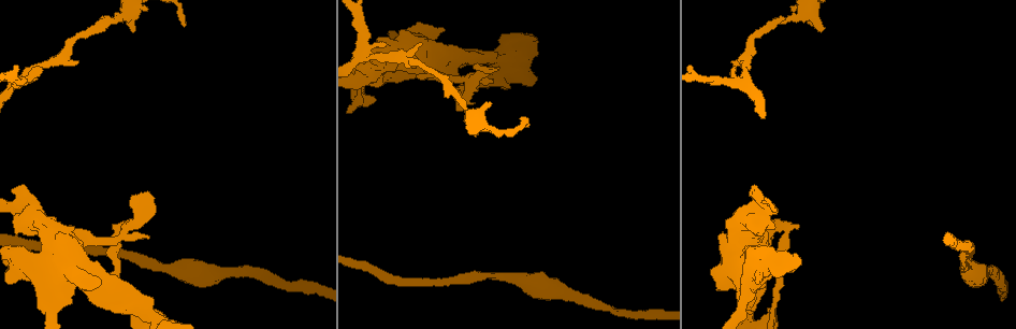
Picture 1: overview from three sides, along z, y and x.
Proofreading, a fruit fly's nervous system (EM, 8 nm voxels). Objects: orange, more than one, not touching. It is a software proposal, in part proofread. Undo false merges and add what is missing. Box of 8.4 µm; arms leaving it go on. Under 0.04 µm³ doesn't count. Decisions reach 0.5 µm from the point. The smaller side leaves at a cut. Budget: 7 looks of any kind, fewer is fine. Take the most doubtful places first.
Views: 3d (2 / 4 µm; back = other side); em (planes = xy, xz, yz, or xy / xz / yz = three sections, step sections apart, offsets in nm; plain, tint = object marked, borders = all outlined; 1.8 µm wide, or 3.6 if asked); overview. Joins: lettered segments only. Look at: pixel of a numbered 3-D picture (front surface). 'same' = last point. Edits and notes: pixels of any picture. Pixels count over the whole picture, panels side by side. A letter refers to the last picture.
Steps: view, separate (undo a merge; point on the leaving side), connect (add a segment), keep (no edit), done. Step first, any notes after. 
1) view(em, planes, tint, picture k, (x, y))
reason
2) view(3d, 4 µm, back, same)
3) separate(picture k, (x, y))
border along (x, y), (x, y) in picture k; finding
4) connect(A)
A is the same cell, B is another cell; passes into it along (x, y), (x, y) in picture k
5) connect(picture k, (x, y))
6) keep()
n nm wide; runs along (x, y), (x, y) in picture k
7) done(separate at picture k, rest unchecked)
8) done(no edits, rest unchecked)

view(em, planes, borders, picture 1, (29, 79))
arms part here

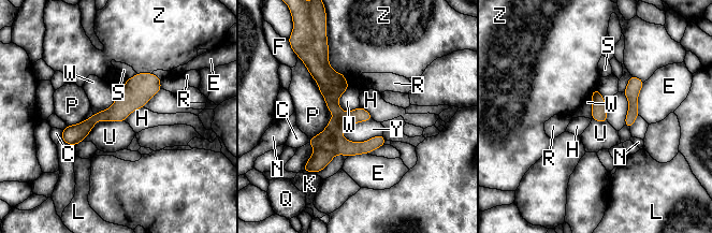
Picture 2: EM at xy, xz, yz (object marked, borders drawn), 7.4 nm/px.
keep()
C, E, F, H, K, L, N, P, Q, R, S, U, W, Y and Z are other cells; runs along (157, 81), (64, 137) in picture 2; one neuron here

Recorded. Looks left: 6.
view(em, yz, step 4, tint, picture 1, (153, 314))
calibre changes

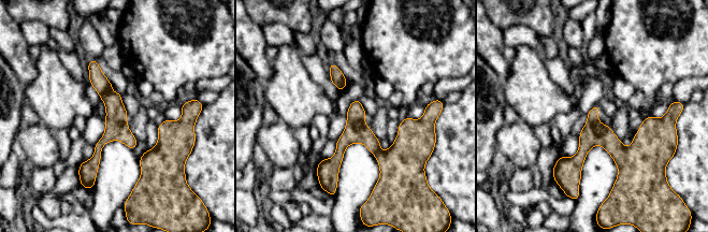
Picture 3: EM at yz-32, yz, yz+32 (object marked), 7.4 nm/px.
view(em, planes, borders, same)

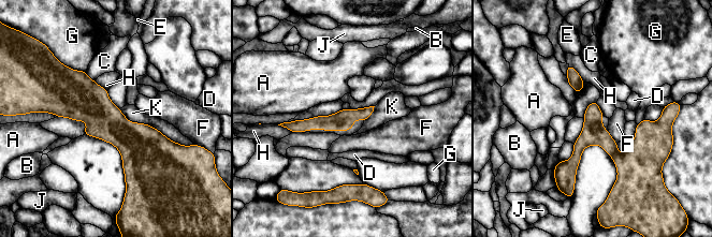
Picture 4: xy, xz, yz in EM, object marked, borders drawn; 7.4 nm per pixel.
keep()
150 nm wide; A, B, C, D, E, F, G, H, J and K are other cells; runs along (48, 106), (170, 145) in picture 4; continuous, no second neuron

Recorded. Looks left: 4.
view(3d, 2 µm, back, picture 1, (456, 107))
an open end

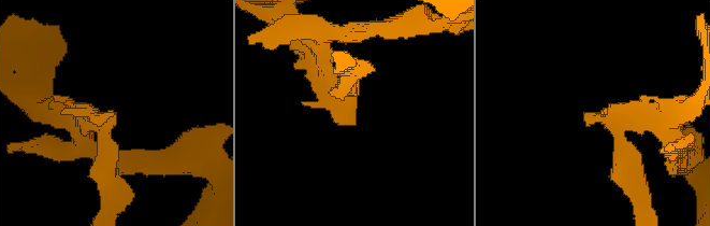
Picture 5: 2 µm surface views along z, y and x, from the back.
view(em, planes, borders, picture 5, (352, 120))

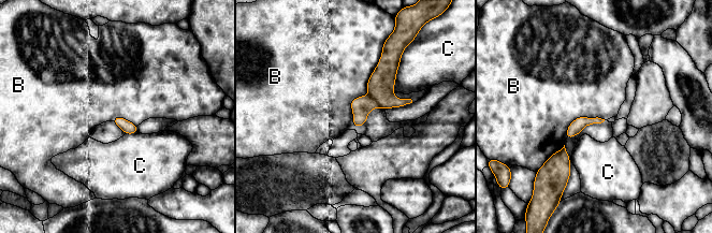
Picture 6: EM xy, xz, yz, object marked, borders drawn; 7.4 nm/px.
keep()
B touches over 650 nm; B and C are other cells; runs along (389, 64), (357, 124) in picture 6; no lettered segment goes on from it

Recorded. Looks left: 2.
done(no edits, rest unchecked)

